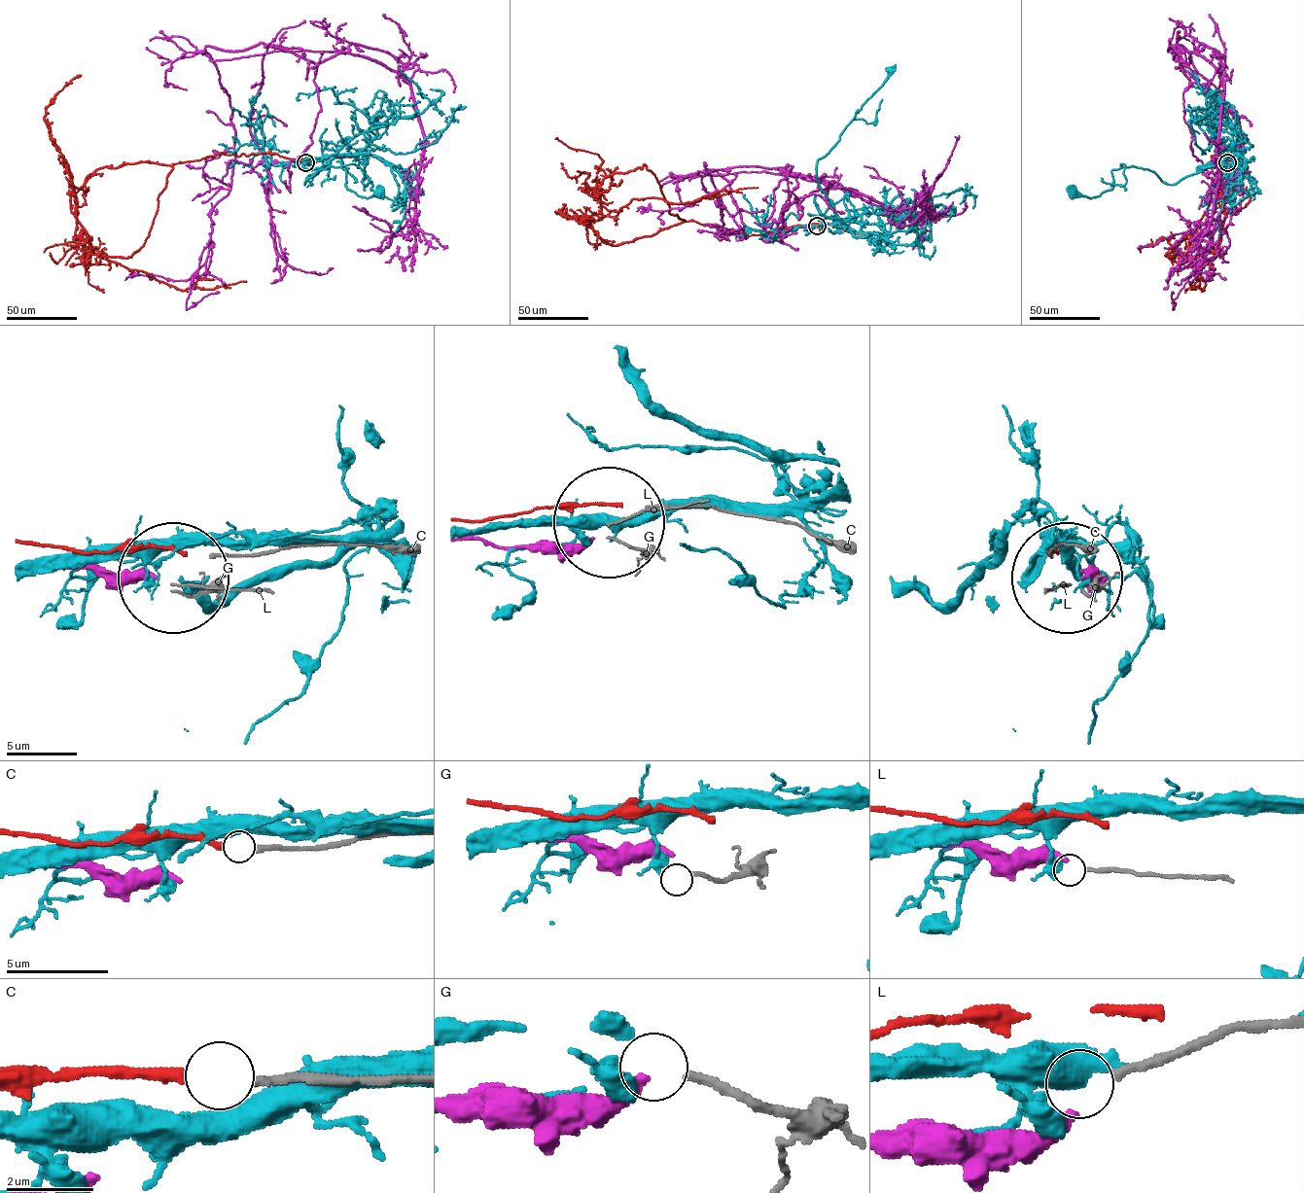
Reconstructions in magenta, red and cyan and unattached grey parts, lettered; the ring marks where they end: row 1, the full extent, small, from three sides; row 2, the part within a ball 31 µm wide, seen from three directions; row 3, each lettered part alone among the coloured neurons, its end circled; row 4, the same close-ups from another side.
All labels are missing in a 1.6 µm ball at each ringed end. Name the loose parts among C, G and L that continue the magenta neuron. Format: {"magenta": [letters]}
{"magenta": ["L"]}

